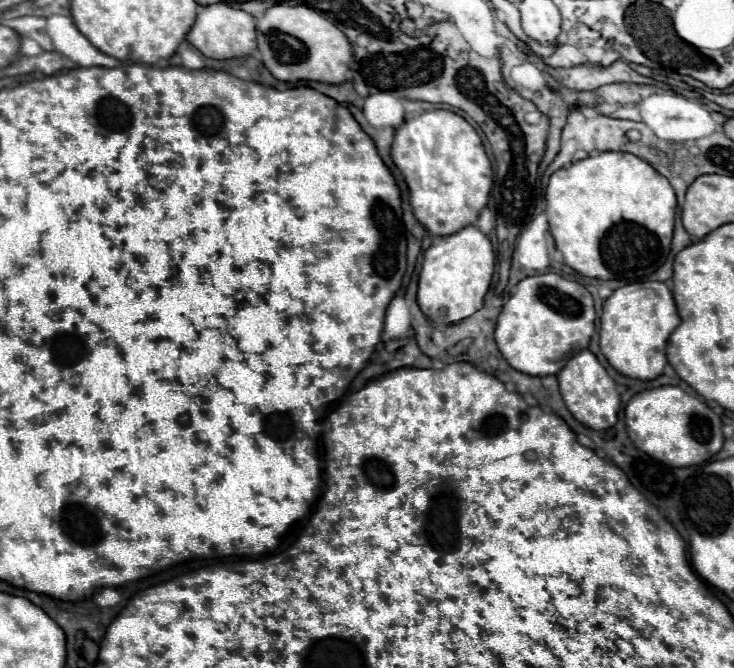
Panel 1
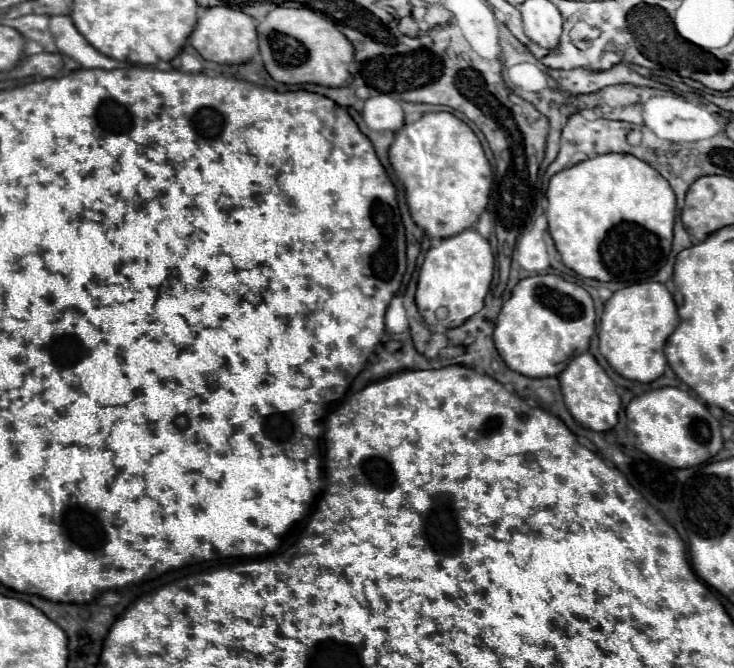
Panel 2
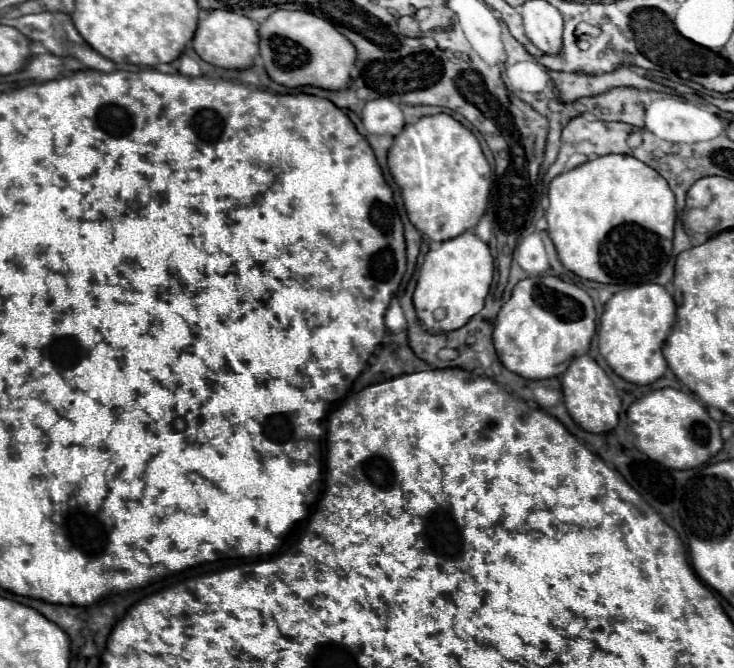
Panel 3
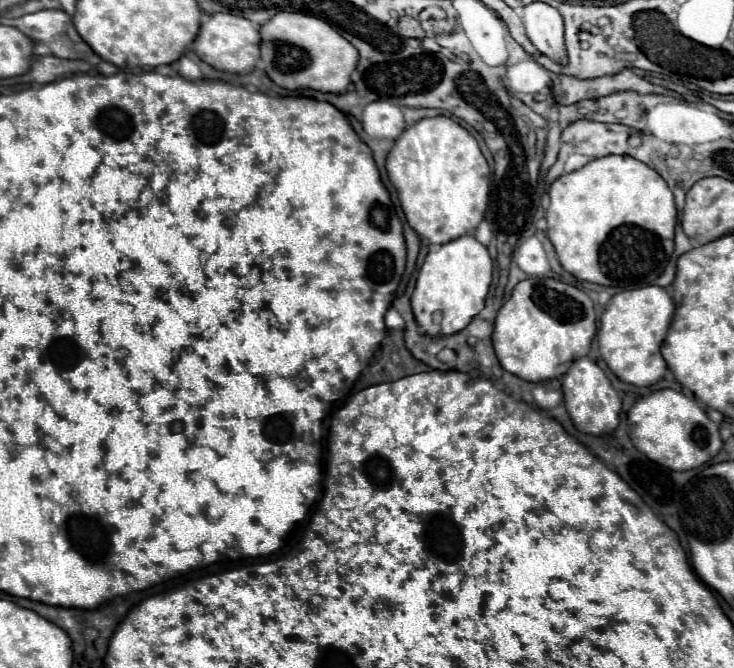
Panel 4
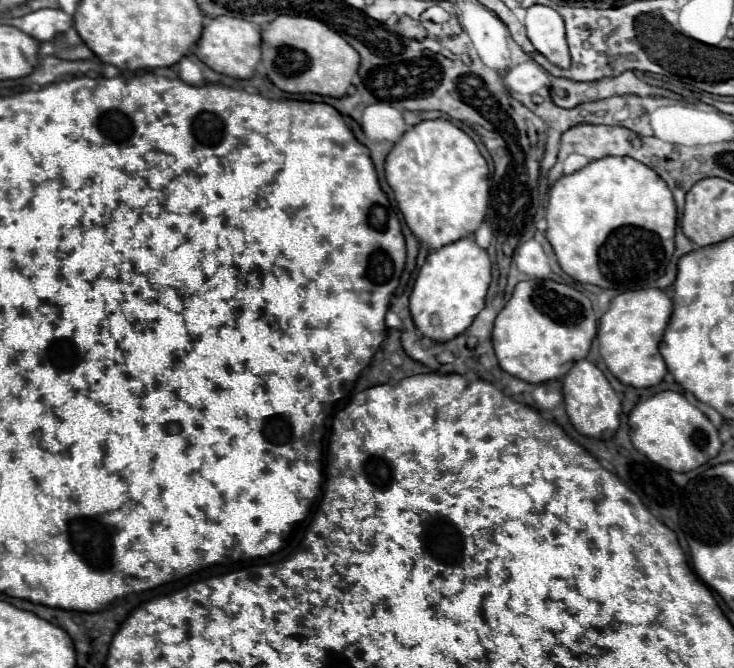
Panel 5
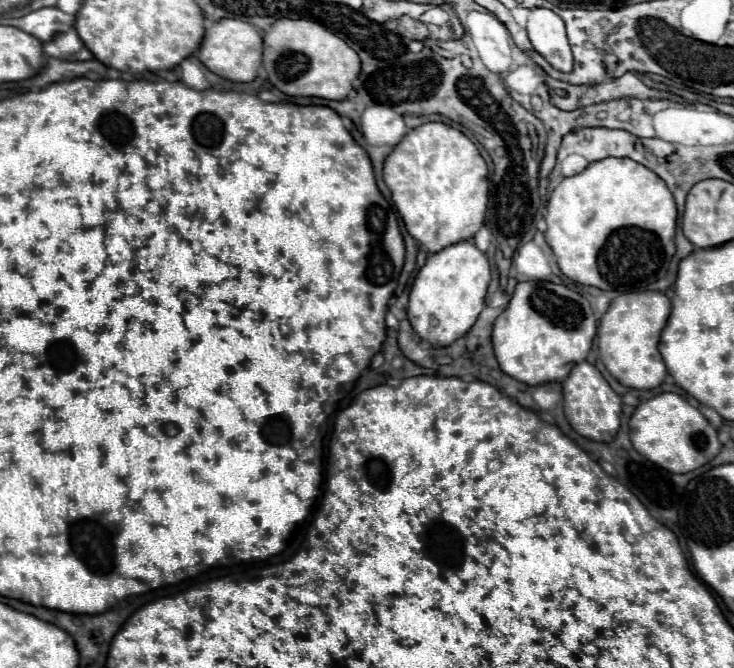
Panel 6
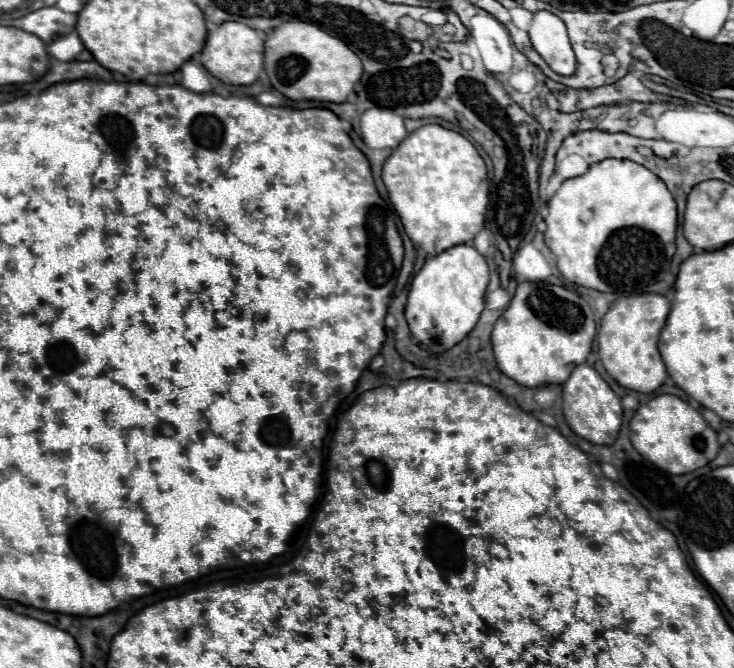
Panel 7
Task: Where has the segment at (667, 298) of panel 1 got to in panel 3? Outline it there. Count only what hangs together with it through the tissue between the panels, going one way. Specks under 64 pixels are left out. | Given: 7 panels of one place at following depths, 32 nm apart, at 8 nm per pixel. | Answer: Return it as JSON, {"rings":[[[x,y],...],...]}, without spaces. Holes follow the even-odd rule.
{"rings":[[[640,284],[616,292],[604,306],[598,342],[608,366],[628,382],[652,384],[666,372],[662,344],[676,322],[676,304],[660,284]]]}

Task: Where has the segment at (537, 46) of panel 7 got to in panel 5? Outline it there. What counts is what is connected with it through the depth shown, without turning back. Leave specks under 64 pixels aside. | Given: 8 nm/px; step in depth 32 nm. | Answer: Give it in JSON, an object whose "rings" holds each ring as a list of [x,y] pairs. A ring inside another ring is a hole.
{"rings":[[[534,4],[526,8],[526,32],[534,48],[540,54],[544,54],[550,62],[558,64],[560,68],[570,66],[564,20],[554,8],[542,4]]]}

